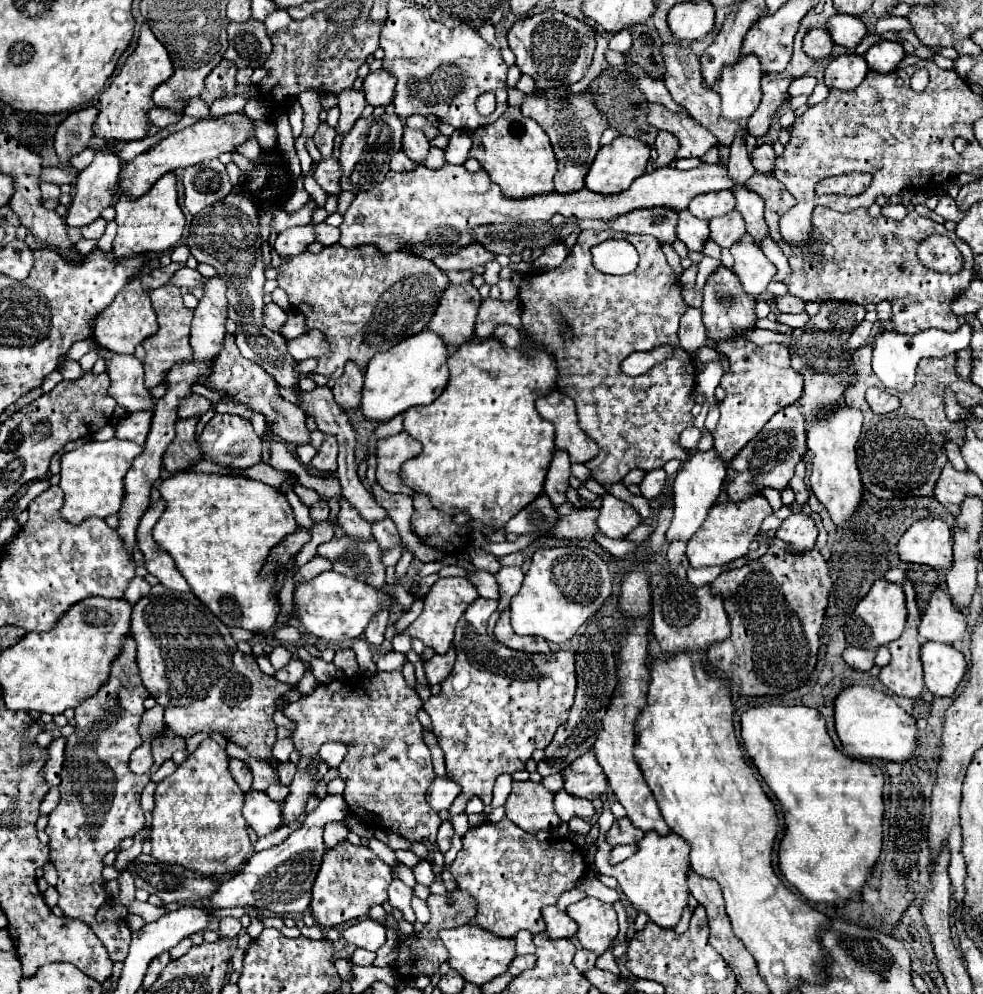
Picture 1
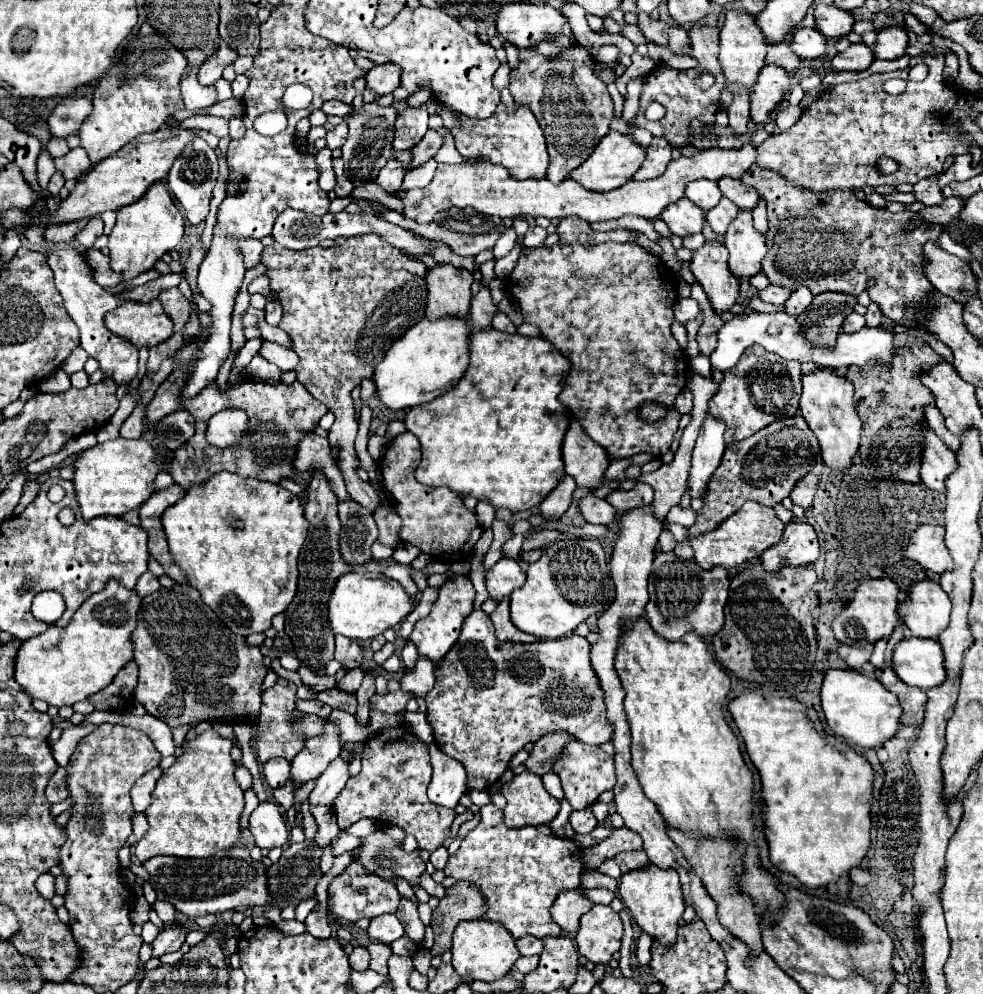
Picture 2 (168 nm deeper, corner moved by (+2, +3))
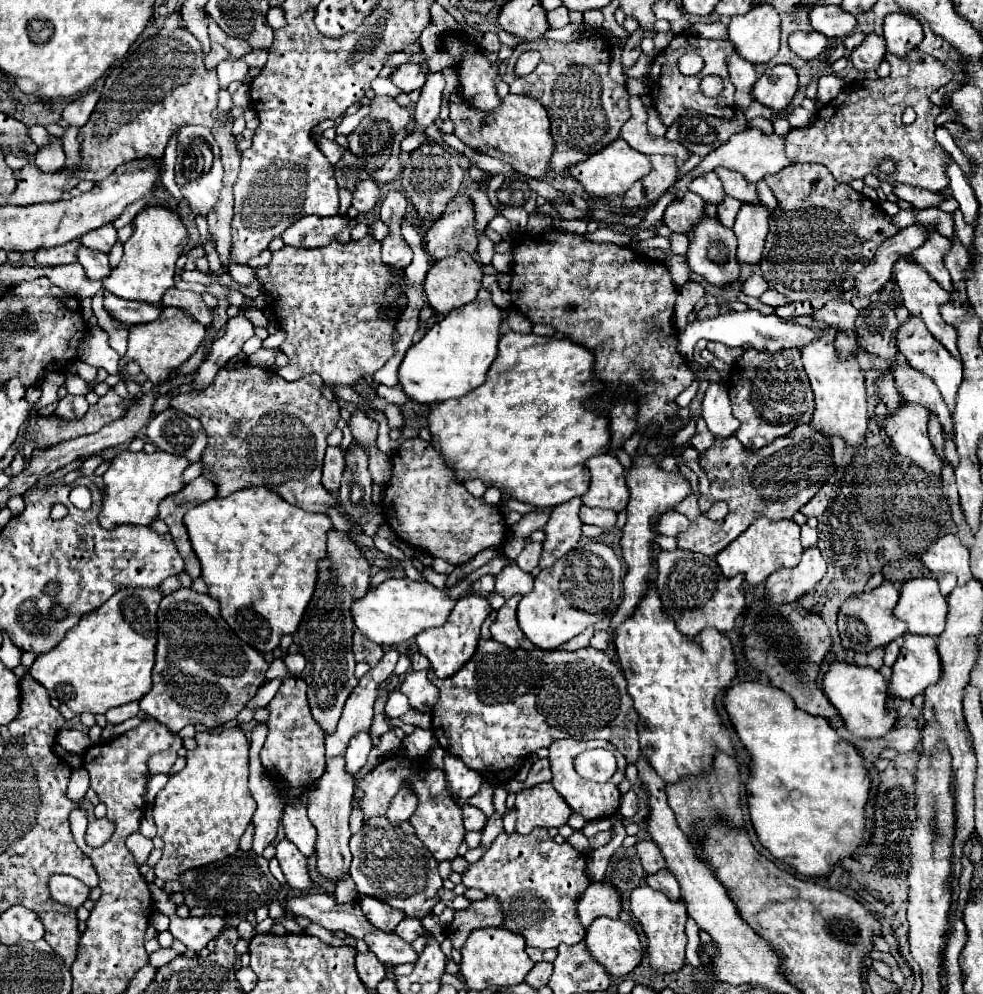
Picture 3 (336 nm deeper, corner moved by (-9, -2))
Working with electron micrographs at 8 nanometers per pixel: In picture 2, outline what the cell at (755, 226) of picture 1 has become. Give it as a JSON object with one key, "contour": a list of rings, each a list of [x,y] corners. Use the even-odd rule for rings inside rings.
{"contour":[[[720,178],[718,180],[718,188],[722,190],[722,194],[726,198],[730,198],[740,210],[754,210],[754,206],[758,204],[760,196],[754,188],[748,188],[742,180],[734,180],[734,178]]]}

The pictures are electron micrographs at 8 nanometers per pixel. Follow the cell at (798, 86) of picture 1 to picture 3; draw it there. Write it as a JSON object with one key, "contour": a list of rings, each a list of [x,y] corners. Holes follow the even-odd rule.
{"contour":[[[835,75],[821,77],[819,83],[817,83],[817,99],[823,101],[823,103],[833,101],[841,93],[843,85],[845,85],[845,81],[839,79],[839,77],[835,77]]]}

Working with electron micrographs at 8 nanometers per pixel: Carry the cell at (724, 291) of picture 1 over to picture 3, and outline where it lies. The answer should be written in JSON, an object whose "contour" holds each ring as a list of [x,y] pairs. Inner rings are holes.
{"contour":[[[705,217],[697,229],[691,229],[689,237],[689,251],[687,251],[687,261],[691,271],[701,275],[707,283],[715,287],[727,287],[739,279],[741,265],[737,261],[737,241],[735,233],[719,223],[719,219],[709,219]]]}

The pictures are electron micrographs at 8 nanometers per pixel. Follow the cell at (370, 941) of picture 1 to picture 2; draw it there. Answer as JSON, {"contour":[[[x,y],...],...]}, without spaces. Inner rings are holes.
{"contour":[[[382,914],[382,916],[374,918],[368,928],[368,936],[372,940],[384,942],[384,944],[390,944],[390,942],[402,938],[402,934],[404,934],[404,928],[394,914]]]}

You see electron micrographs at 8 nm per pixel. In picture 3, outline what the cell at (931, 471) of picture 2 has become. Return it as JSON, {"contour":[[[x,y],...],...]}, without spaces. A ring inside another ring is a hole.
{"contour":[[[879,403],[877,409],[875,409],[875,413],[877,413],[877,417],[879,417],[879,425],[881,425],[881,427],[887,431],[887,435],[893,439],[897,451],[899,451],[901,455],[909,457],[909,459],[911,459],[919,469],[923,469],[925,473],[941,477],[943,467],[951,467],[953,471],[959,467],[959,455],[957,455],[957,449],[955,449],[955,441],[953,441],[949,435],[945,435],[945,445],[943,445],[941,455],[939,455],[939,451],[931,445],[929,433],[927,433],[929,413],[927,413],[927,409],[923,409],[921,405],[905,403],[905,407],[903,407],[897,415],[887,417],[887,407],[885,407],[883,403]]]}

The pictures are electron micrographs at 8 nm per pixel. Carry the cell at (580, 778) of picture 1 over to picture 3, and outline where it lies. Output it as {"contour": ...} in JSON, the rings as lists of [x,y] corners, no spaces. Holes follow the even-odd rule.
{"contour":[[[574,738],[560,739],[549,747],[549,761],[551,761],[551,771],[553,771],[553,781],[551,781],[553,787],[557,789],[557,793],[563,795],[563,799],[567,801],[567,805],[573,811],[577,811],[579,815],[585,817],[585,821],[593,821],[593,819],[601,819],[601,817],[609,817],[609,815],[617,813],[619,799],[621,799],[619,783],[625,779],[625,765],[627,765],[627,761],[625,761],[625,757],[619,753],[619,749],[615,745],[611,745],[609,741],[583,741]],[[599,747],[611,751],[617,757],[617,771],[605,783],[595,783],[595,781],[583,779],[581,775],[577,775],[577,771],[573,767],[573,761],[575,761],[577,755],[581,755],[587,749],[599,749]]]}

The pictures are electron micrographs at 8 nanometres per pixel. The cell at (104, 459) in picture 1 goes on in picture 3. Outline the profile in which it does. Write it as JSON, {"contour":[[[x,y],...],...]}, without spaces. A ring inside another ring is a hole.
{"contour":[[[123,449],[117,453],[109,469],[103,473],[103,507],[99,513],[99,523],[105,529],[113,529],[117,525],[149,525],[153,519],[157,519],[157,505],[171,493],[177,493],[185,483],[181,479],[183,469],[187,467],[185,457],[175,457],[171,453],[155,451],[129,451]]]}

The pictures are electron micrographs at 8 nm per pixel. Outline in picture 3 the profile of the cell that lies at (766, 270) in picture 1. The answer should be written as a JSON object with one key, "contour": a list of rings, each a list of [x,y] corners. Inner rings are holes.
{"contour":[[[747,205],[739,209],[733,233],[737,235],[739,247],[737,257],[741,263],[759,265],[765,251],[765,237],[769,233],[769,211],[765,205]]]}

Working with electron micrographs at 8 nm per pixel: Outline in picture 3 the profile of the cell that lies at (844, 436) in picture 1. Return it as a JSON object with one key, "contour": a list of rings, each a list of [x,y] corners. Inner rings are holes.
{"contour":[[[821,337],[819,341],[805,345],[801,349],[801,359],[815,393],[815,413],[811,425],[825,437],[841,437],[851,447],[863,447],[867,433],[867,397],[857,359],[839,361],[835,357],[833,337]]]}

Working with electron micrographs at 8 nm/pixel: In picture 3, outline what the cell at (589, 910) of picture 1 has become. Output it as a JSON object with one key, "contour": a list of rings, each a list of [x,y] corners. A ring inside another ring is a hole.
{"contour":[[[595,919],[587,929],[585,943],[593,959],[613,977],[629,975],[643,957],[637,931],[621,919]]]}

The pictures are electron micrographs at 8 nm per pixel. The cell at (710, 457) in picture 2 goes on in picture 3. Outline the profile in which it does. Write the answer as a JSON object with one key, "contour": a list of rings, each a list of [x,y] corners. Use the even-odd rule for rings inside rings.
{"contour":[[[725,381],[723,385],[711,385],[707,389],[703,397],[703,419],[707,423],[707,429],[713,433],[717,441],[723,441],[737,431],[739,421],[731,415]]]}

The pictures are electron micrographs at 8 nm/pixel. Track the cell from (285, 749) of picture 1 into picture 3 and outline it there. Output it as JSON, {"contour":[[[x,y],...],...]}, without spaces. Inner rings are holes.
{"contour":[[[283,679],[277,695],[269,703],[269,711],[271,711],[271,717],[267,721],[269,733],[261,749],[263,767],[273,777],[281,777],[289,781],[291,785],[311,787],[313,781],[317,781],[325,769],[323,765],[323,757],[325,757],[323,735],[325,733],[311,715],[311,709],[307,703],[307,683],[303,679]]]}

